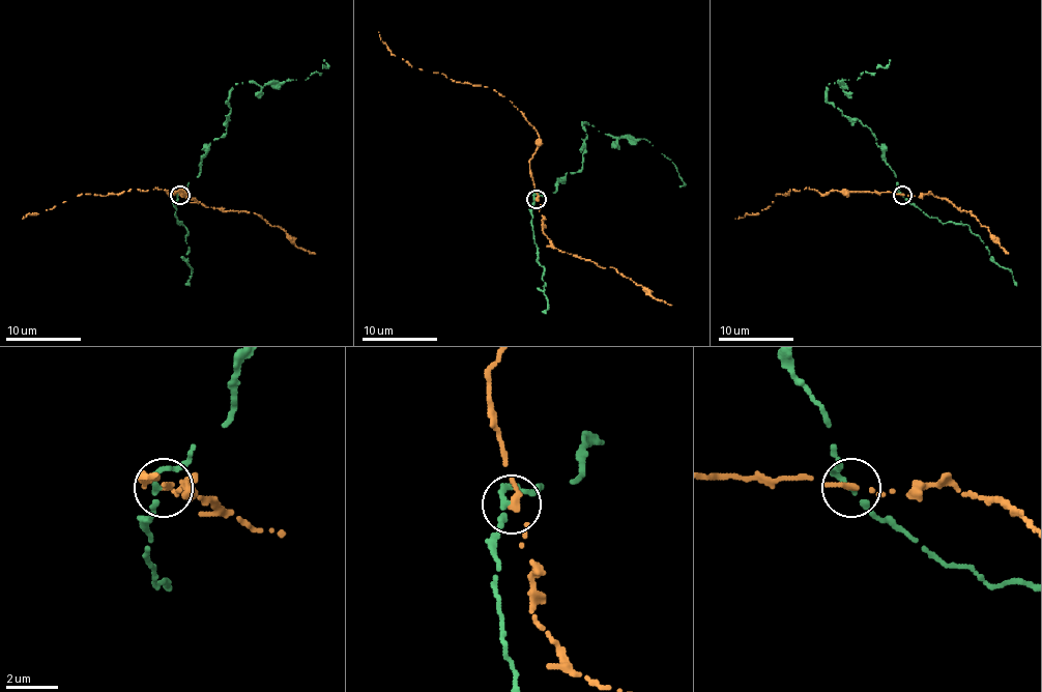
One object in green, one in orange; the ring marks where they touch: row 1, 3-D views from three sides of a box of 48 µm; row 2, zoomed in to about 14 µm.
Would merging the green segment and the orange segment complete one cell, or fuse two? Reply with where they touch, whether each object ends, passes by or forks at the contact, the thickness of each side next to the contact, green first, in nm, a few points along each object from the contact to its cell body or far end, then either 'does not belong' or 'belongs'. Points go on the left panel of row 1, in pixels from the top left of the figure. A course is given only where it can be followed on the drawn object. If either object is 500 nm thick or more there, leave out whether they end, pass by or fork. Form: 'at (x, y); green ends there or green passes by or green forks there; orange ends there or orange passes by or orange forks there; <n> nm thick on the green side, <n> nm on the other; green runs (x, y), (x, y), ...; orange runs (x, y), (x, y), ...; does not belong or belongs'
at (180, 195); green passes by; orange ends there; 180 nm thick on the green side, 260 nm on the other; green runs (178, 195), (199, 174), (205, 150), (226, 130), (235, 84), (305, 80), (322, 73), (327, 65), (324, 59); orange runs (180, 195), (173, 192), (182, 192), (169, 194), (155, 188), (99, 195), (80, 194), (38, 214), (22, 218); does not belong

